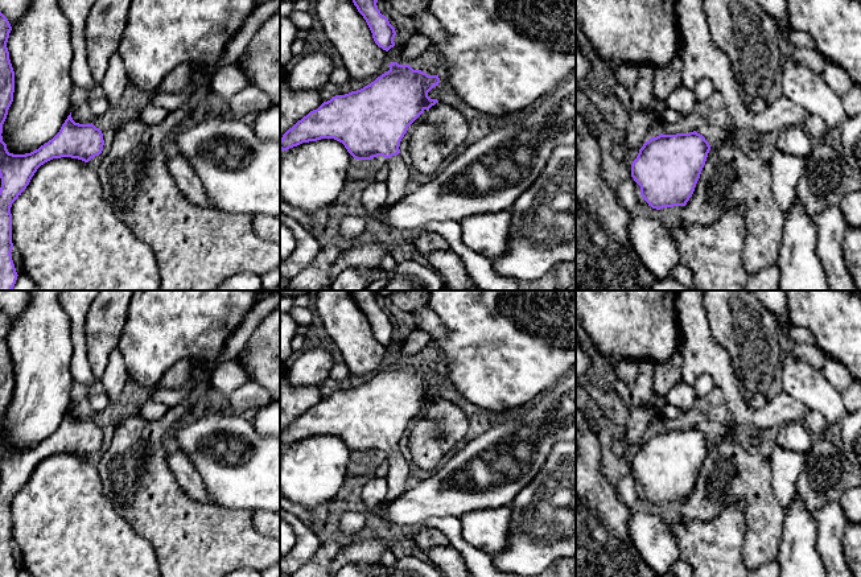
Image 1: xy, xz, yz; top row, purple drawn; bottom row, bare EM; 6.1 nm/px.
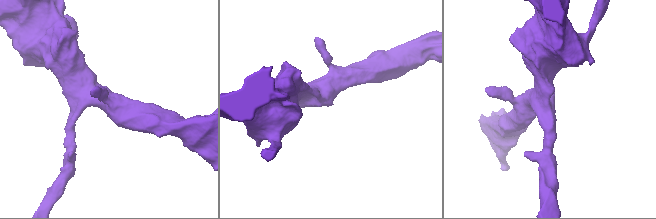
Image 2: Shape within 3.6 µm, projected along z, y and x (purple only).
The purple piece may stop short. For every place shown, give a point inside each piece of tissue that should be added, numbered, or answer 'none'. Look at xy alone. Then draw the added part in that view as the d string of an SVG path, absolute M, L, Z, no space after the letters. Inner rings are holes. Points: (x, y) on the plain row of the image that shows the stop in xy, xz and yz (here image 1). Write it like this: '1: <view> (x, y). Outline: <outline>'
none

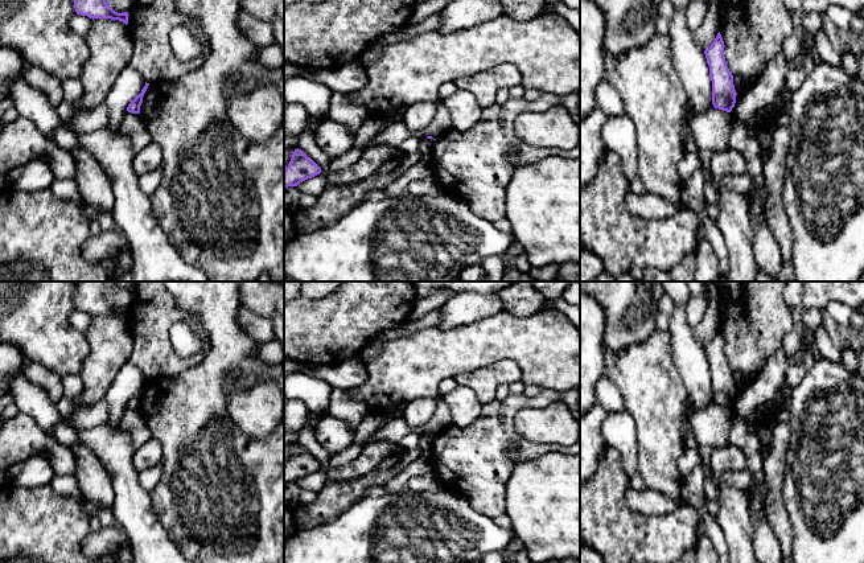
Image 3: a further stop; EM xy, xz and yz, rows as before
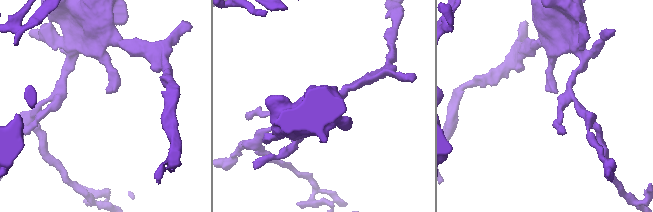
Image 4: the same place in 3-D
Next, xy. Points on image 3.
none

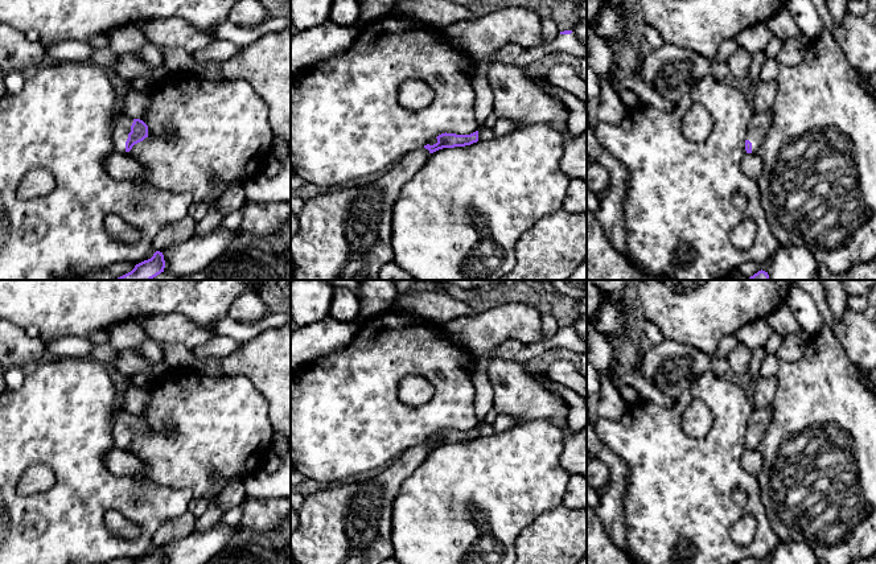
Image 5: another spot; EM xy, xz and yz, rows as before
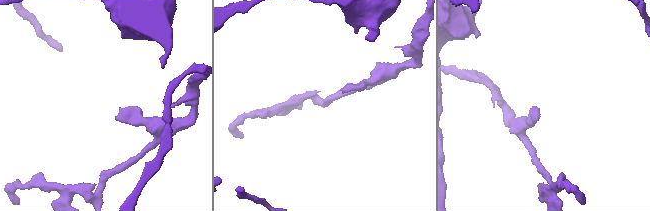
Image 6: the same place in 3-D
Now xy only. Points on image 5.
1: xy (122, 423). Outline: M120 411L114 420L114 446L119 449L126 449L126 437L128 435L128 429L131 428L131 421L133 415L127 411Z

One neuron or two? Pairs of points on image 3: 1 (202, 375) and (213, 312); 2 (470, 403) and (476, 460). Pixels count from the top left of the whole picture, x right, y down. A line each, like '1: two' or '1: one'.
1: one
2: two

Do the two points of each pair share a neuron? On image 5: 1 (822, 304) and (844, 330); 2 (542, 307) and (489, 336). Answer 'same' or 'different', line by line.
1: same
2: different

